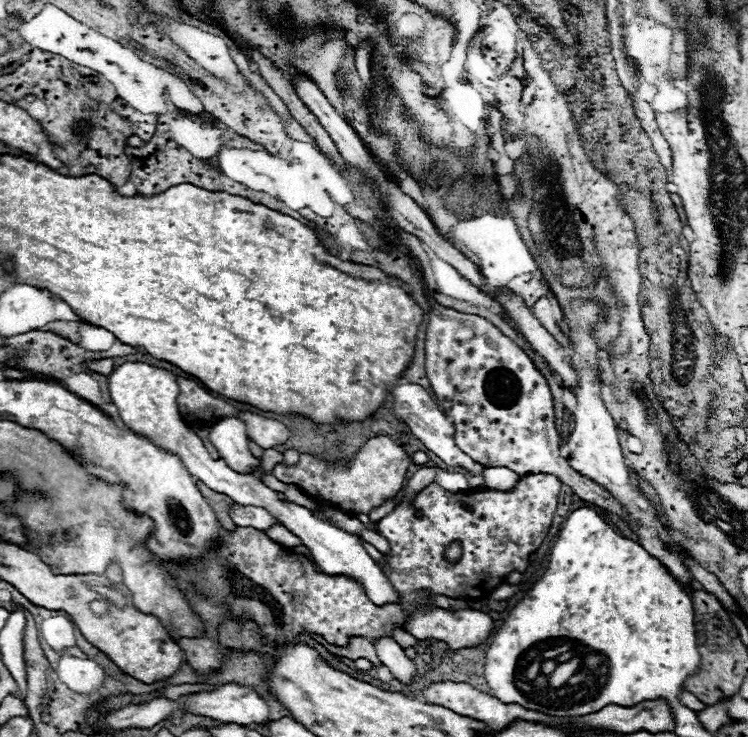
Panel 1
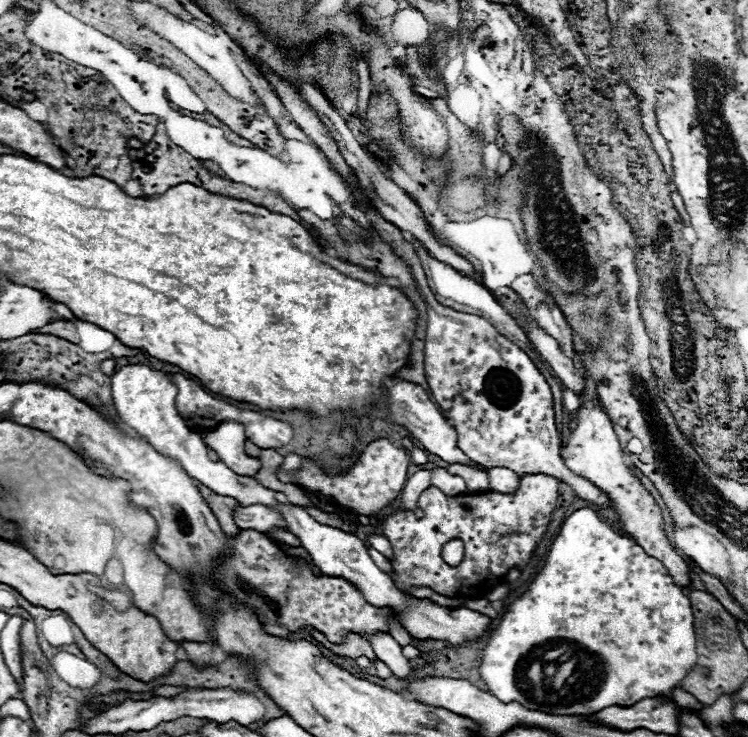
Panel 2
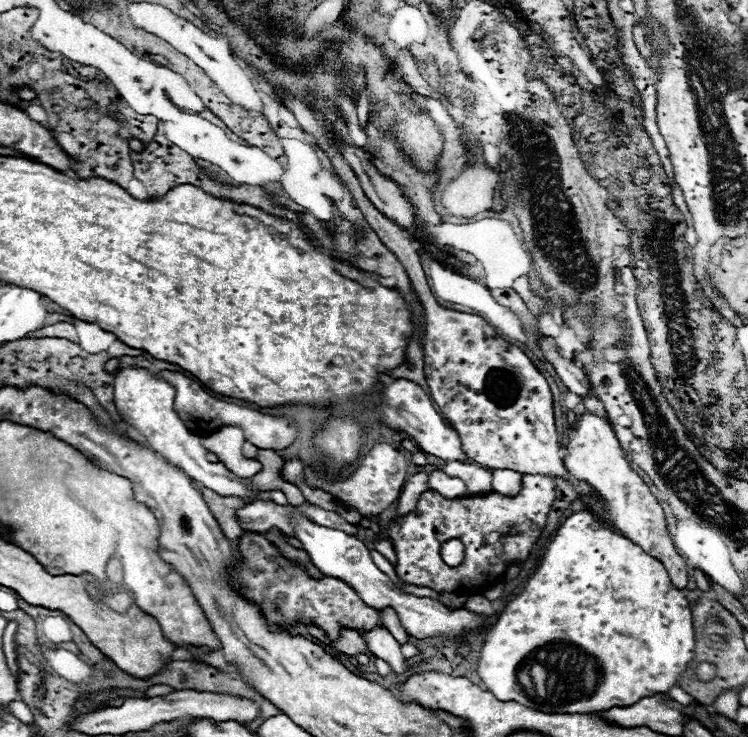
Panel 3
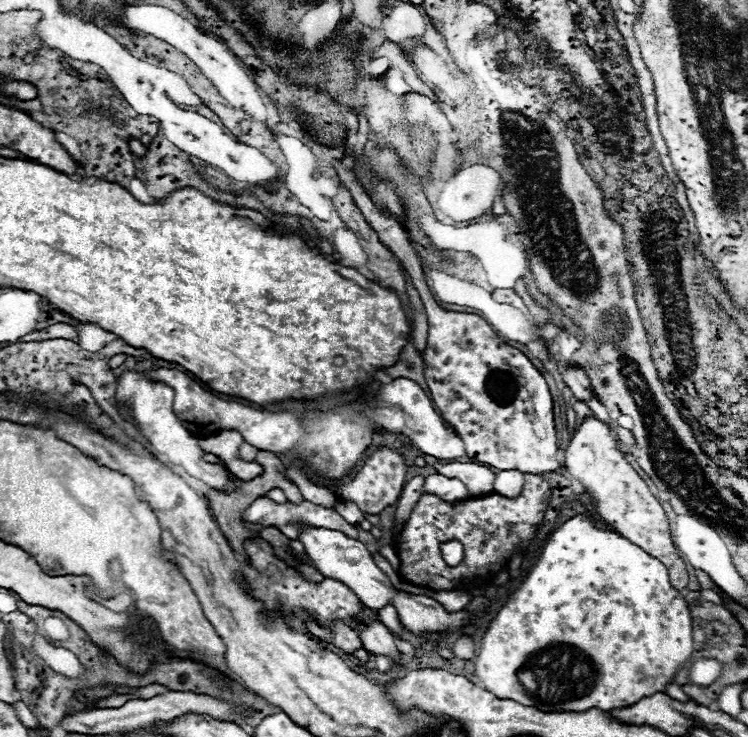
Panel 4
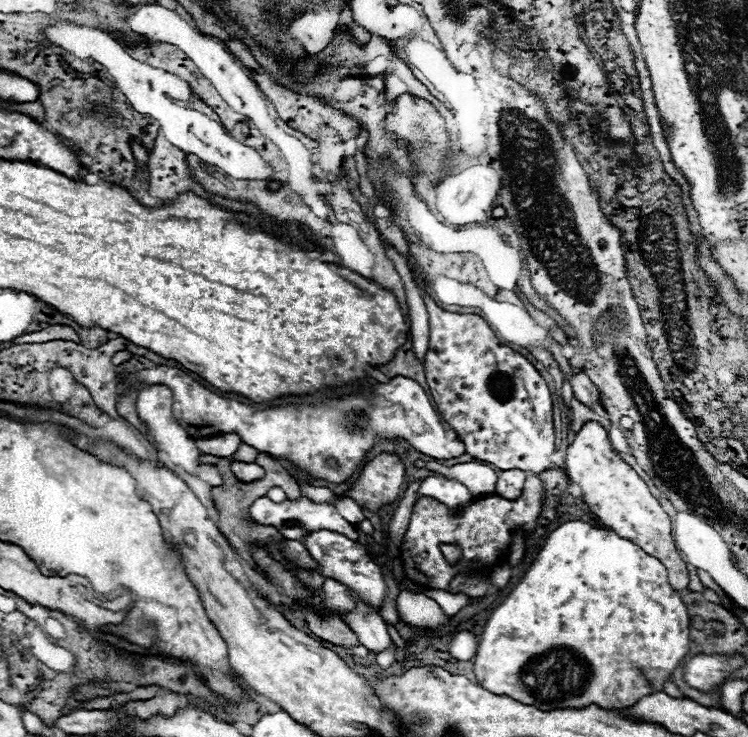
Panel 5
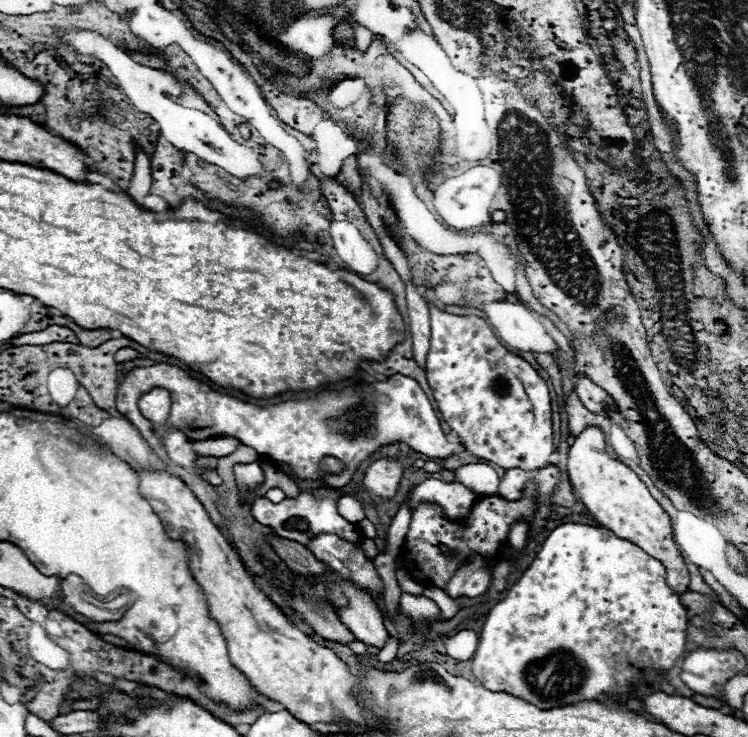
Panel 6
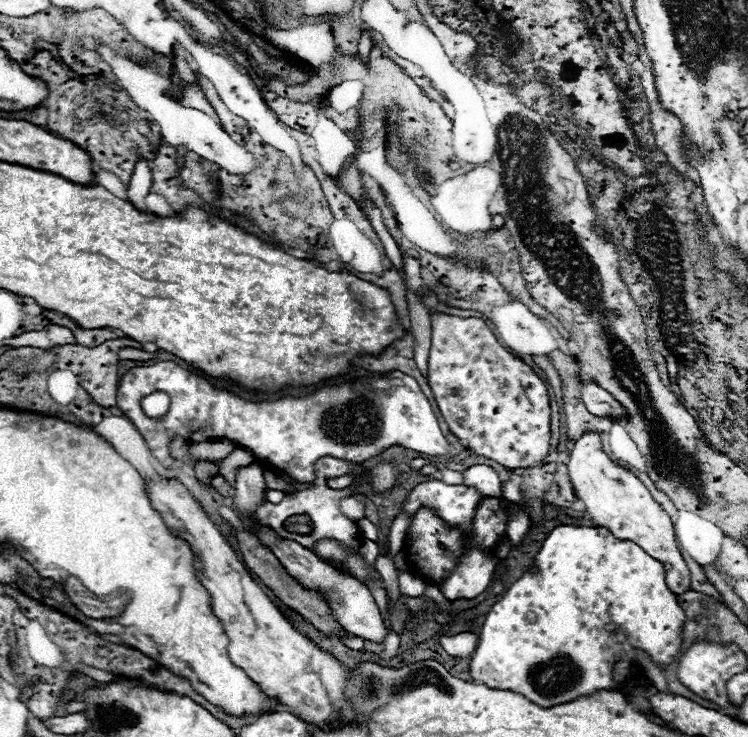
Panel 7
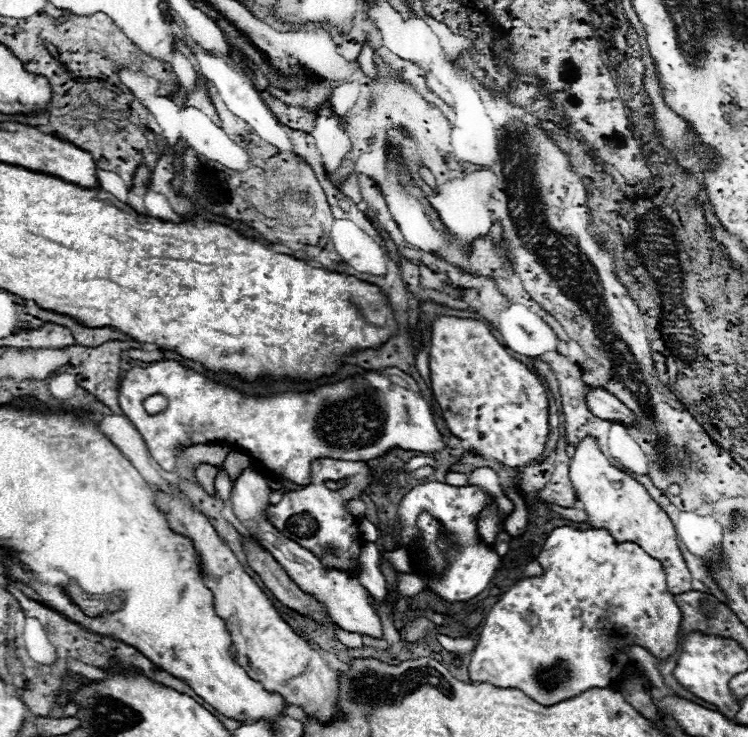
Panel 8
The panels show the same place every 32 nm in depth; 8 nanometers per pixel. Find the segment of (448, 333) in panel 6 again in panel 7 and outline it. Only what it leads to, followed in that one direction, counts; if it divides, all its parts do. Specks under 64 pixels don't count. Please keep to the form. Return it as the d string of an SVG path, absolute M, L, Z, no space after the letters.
M432 314L432 346L428 356L428 382L450 432L464 440L470 452L490 458L506 468L540 466L550 448L550 398L546 384L522 360L514 358L480 318Z

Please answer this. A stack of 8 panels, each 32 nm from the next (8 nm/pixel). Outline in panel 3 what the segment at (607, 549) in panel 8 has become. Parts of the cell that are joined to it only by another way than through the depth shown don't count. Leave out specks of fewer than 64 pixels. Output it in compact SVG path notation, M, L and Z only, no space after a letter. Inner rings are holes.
M576 512L572 514L554 534L554 538L550 540L538 568L534 570L534 574L528 578L526 586L522 588L520 594L516 594L506 608L498 614L498 620L490 626L490 630L486 632L484 638L484 646L480 650L480 660L476 666L476 672L480 676L480 680L484 682L486 690L492 692L496 698L500 700L514 700L520 702L528 708L536 708L540 712L548 712L548 714L584 714L584 712L592 712L592 710L608 710L614 706L632 706L636 704L640 698L652 696L652 694L660 694L660 692L668 692L670 686L676 684L678 676L688 668L688 664L694 660L694 630L692 630L692 612L688 608L688 600L684 598L684 594L672 586L670 576L664 568L664 564L656 558L652 558L650 554L646 554L640 546L636 546L632 540L620 536L618 532L614 532L608 524L600 522L592 512ZM574 656L576 664L574 670L570 674L566 674L562 678L562 684L558 686L562 668L566 668L568 660ZM548 670L554 670L552 676L548 676ZM520 676L526 676L528 680L520 682ZM536 676L536 680L534 680Z

